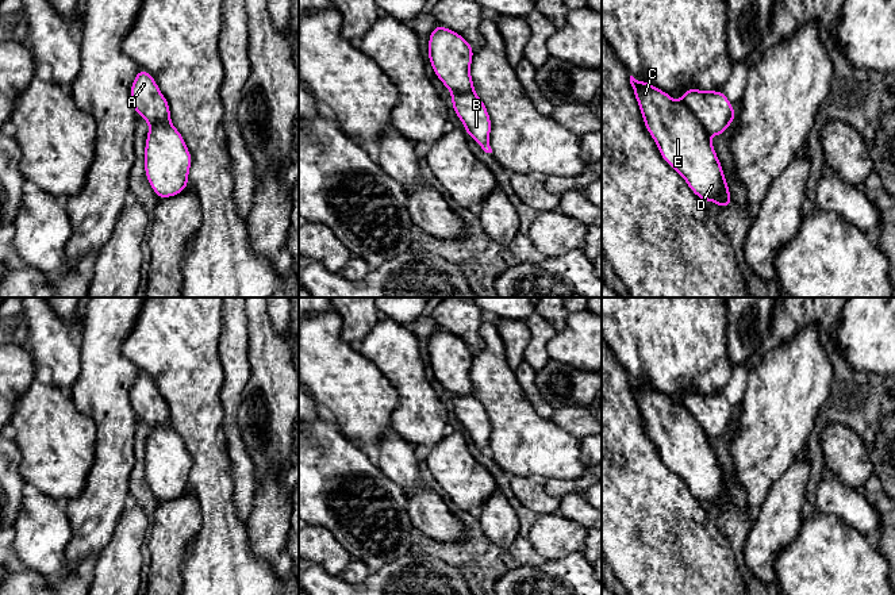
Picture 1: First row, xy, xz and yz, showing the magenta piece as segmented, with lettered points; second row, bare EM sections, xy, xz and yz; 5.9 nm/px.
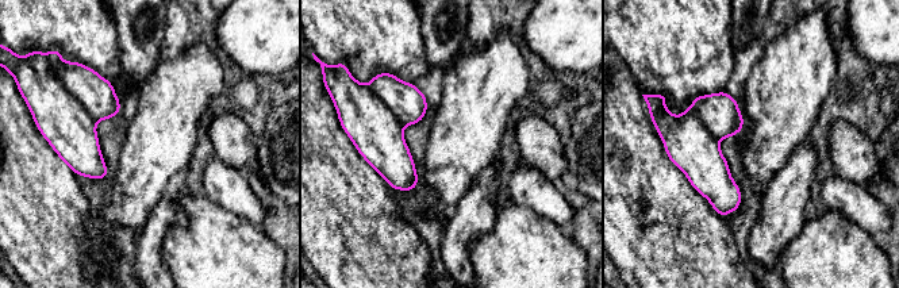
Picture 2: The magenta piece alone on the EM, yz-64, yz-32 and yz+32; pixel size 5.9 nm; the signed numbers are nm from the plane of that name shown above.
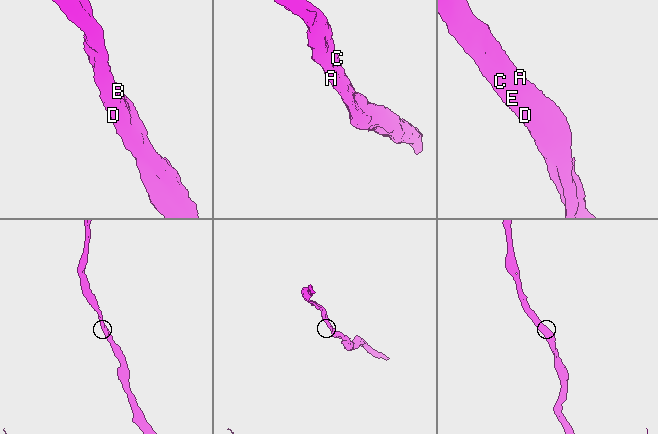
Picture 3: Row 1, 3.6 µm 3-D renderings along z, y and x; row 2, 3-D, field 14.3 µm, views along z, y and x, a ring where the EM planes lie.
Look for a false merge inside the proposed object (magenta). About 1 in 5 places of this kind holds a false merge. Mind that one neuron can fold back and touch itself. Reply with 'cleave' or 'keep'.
keep

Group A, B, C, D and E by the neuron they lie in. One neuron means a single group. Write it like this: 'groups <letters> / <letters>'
groups A B C D E

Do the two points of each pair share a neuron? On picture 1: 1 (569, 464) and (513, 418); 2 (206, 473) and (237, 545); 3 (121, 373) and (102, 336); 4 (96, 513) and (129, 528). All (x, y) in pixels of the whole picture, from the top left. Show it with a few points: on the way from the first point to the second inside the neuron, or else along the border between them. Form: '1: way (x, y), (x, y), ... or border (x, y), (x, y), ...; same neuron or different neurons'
1: way (556, 455), (544, 449), (526, 432); same neuron
2: way (214, 491), (222, 528); same neuron
3: way (111, 364), (102, 354), (102, 345); same neuron
4: border (127, 503), (111, 540), (102, 551); different neurons

